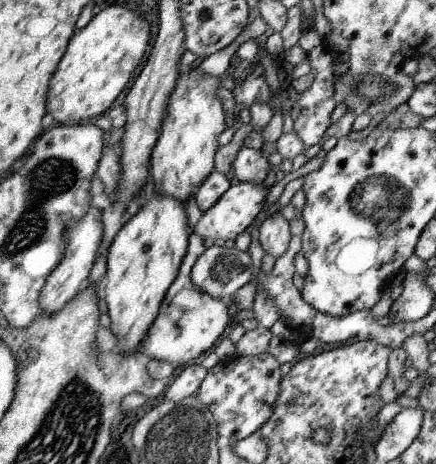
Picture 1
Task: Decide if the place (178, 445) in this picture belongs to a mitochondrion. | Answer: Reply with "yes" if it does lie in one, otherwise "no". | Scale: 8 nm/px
yes

